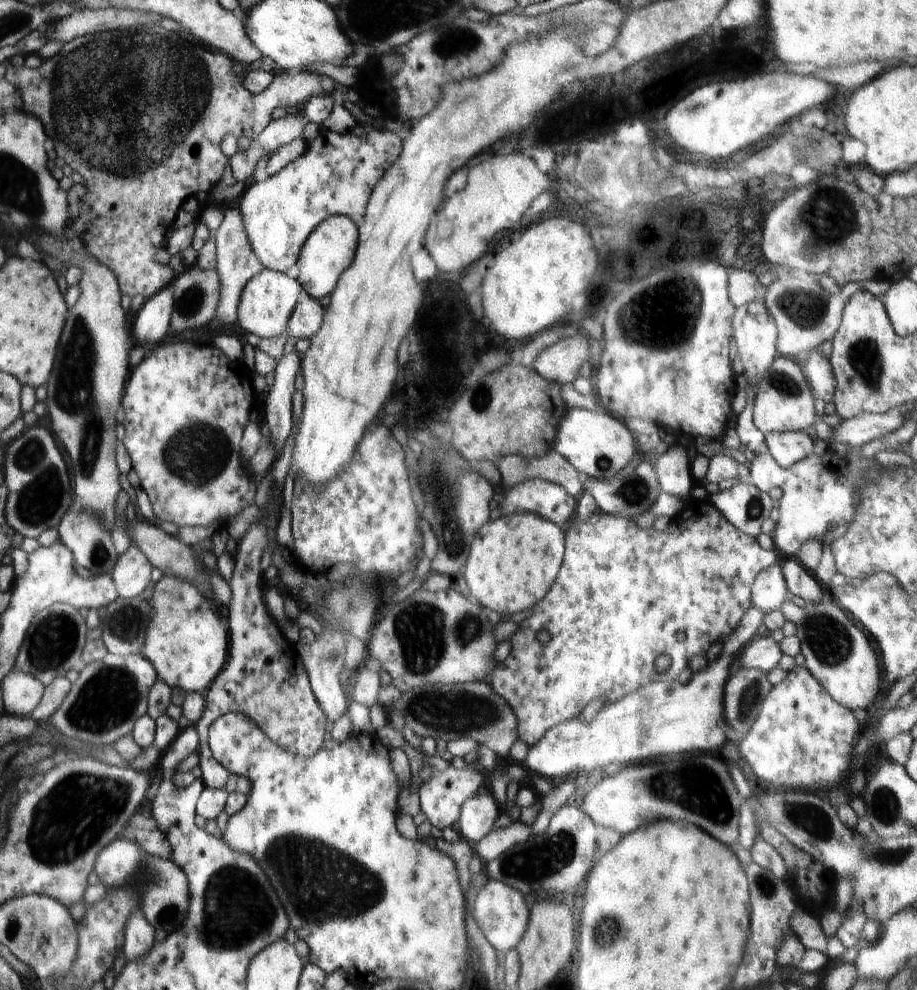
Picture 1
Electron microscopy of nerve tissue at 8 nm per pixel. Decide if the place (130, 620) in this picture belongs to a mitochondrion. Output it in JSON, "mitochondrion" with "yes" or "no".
{"mitochondrion":"yes"}

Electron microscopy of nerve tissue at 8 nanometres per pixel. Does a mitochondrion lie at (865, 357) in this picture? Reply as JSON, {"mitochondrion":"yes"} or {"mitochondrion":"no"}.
{"mitochondrion":"yes"}

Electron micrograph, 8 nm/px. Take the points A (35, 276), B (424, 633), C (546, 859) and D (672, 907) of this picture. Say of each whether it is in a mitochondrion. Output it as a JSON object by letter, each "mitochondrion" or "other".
{"A":"other","B":"mitochondrion","C":"mitochondrion","D":"other"}

